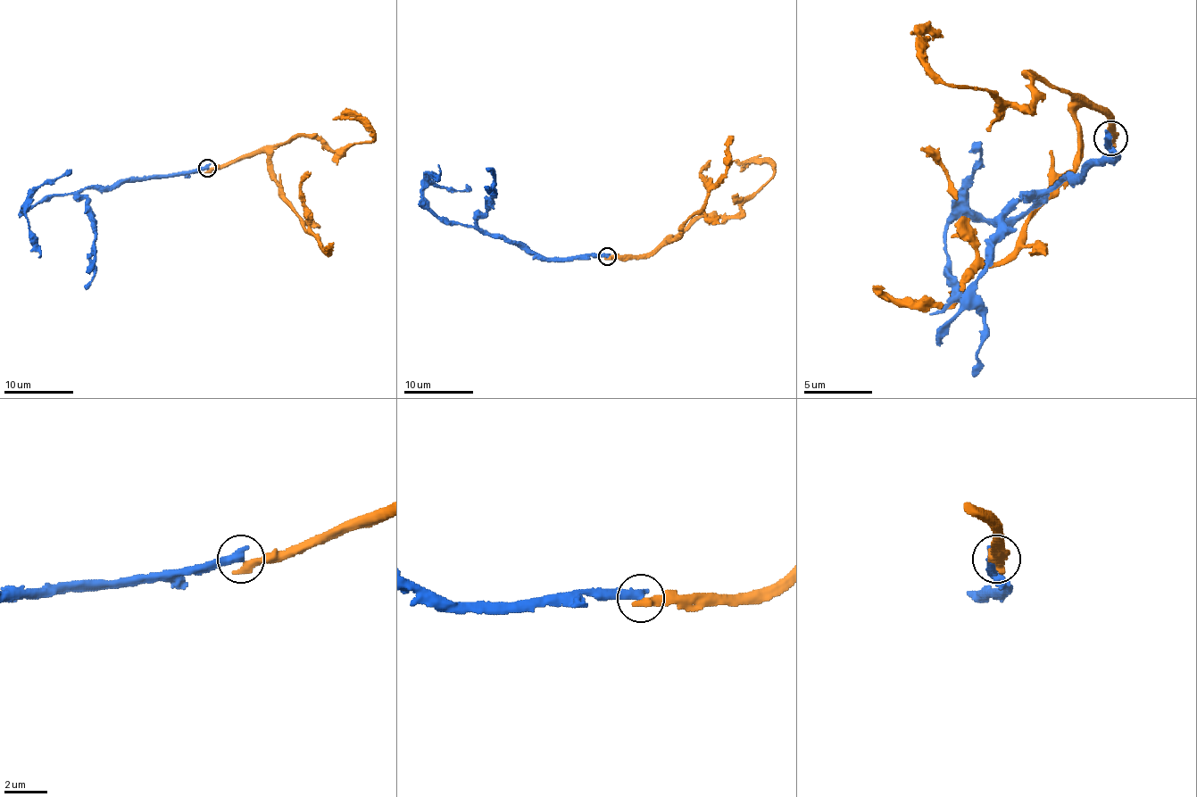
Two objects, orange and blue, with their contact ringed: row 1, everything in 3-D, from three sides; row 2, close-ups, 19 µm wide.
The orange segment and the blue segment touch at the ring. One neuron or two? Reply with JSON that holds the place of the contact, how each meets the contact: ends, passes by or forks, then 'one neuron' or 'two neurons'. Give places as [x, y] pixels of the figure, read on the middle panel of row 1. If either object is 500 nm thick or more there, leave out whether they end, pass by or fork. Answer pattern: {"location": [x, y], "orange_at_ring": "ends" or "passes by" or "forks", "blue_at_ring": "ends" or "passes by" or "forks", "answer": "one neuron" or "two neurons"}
{"location": [607, 256], "orange_at_ring": "ends", "blue_at_ring": "ends", "answer": "two neurons"}

